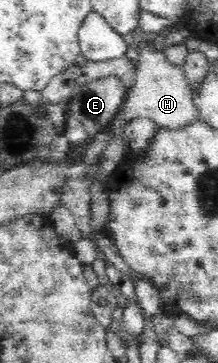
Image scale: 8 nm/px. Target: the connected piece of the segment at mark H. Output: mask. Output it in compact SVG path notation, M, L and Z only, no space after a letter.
M147 44L139 52L138 65L135 70L135 82L128 89L125 102L122 106L123 122L131 122L133 118L148 118L158 128L181 130L195 120L202 120L197 105L193 103L192 88L186 79L185 71L173 66L167 59L163 50Z

